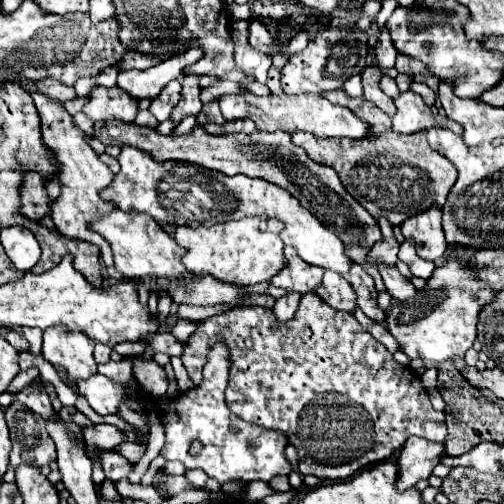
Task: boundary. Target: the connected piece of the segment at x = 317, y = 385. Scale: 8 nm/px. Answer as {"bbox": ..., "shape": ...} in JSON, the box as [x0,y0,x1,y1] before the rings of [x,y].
{"bbox":[182,293,446,481],"shape":[[[316,293],[302,295],[296,315],[286,323],[276,321],[276,315],[261,306],[236,307],[202,321],[186,341],[182,355],[186,373],[194,385],[202,383],[202,367],[216,341],[226,341],[232,353],[232,369],[226,389],[228,407],[248,423],[286,433],[288,441],[298,449],[298,471],[302,475],[342,481],[366,465],[386,461],[400,451],[412,435],[438,443],[446,439],[444,411],[432,407],[420,377],[412,369],[398,365],[392,359],[392,353],[364,331],[354,315],[328,307]]]}

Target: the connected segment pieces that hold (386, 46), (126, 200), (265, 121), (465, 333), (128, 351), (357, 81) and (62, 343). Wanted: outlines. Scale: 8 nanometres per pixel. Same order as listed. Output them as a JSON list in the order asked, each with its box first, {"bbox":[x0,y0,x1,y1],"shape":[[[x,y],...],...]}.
[{"bbox":[374,27,396,71],"shape":[[[386,27],[380,29],[380,35],[378,35],[378,43],[376,43],[376,49],[374,49],[376,57],[378,57],[378,69],[384,71],[384,69],[390,69],[394,67],[394,61],[396,61],[396,47],[392,45],[392,37],[388,33]]]},{"bbox":[100,147,174,223],"shape":[[[122,147],[122,153],[118,155],[120,161],[120,173],[114,177],[114,181],[100,191],[100,197],[112,205],[116,205],[122,211],[144,211],[148,215],[152,215],[156,221],[160,223],[170,223],[170,215],[168,211],[158,203],[158,185],[160,179],[164,179],[164,175],[170,173],[174,163],[156,163],[148,153],[138,151],[134,147]]]},{"bbox":[220,93,370,139],"shape":[[[238,93],[238,95],[224,95],[220,99],[220,109],[226,121],[234,119],[244,119],[250,117],[258,129],[262,131],[286,131],[286,133],[296,133],[296,131],[310,131],[316,133],[318,137],[346,137],[346,139],[366,139],[370,137],[370,123],[354,115],[350,109],[332,105],[328,99],[322,95],[304,95],[304,97],[292,97],[292,95],[250,95],[250,93]]]},{"bbox":[386,259,496,365],"shape":[[[448,259],[444,265],[436,267],[426,285],[416,291],[416,303],[392,305],[386,319],[388,331],[400,341],[408,357],[420,357],[428,365],[438,365],[454,357],[464,357],[476,341],[480,309],[494,299],[496,291],[478,277],[472,277],[472,263],[468,259]]]},{"bbox":[113,342,146,356],"shape":[[[124,342],[116,344],[113,349],[117,351],[122,356],[130,356],[134,354],[141,354],[145,351],[146,344],[145,342]]]},{"bbox":[344,75,362,95],"shape":[[[352,75],[346,83],[344,83],[344,91],[348,95],[362,95],[362,75]]]},{"bbox":[42,325,96,381],"shape":[[[52,325],[44,329],[42,357],[52,365],[66,369],[72,381],[88,379],[96,373],[94,361],[94,341],[84,333],[68,331],[64,325]]]}]

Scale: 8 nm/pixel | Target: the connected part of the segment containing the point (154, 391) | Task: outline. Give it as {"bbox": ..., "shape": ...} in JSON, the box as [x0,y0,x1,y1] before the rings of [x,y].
{"bbox":[132,359,168,397],"shape":[[[132,359],[132,373],[134,373],[134,379],[142,385],[142,389],[150,397],[166,395],[168,379],[166,379],[164,369],[154,359],[148,359],[148,361]]]}

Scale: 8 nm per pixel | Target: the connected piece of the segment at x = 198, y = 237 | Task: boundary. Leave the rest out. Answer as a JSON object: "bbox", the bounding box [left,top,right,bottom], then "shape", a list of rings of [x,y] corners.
{"bbox":[174,217,286,285],"shape":[[[244,217],[240,221],[228,221],[222,225],[206,227],[176,227],[174,239],[188,251],[188,271],[192,273],[208,273],[218,281],[236,281],[238,285],[256,285],[268,283],[280,269],[286,265],[284,243],[280,239],[280,231],[284,225],[270,219],[262,223],[258,217]]]}

